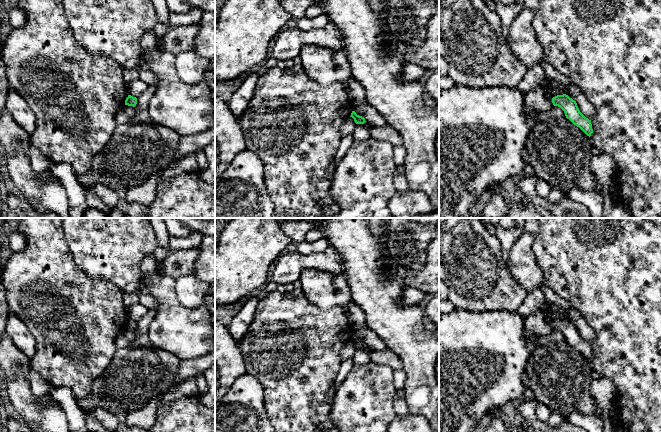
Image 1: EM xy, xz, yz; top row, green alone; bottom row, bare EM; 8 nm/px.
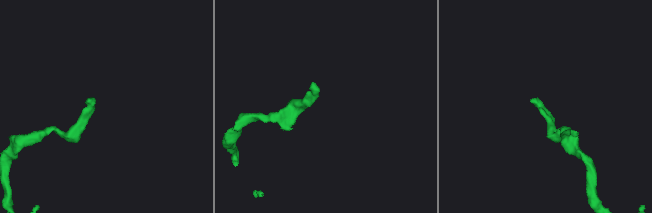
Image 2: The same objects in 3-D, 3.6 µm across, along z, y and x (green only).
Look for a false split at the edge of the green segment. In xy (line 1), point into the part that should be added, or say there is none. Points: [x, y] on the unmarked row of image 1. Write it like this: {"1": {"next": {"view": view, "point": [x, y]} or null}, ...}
{"1": {"next": null}}

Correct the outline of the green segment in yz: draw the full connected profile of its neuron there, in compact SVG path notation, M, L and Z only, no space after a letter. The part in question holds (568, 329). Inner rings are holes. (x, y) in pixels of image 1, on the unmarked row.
M563 318L553 321L552 327L554 330L560 331L564 335L566 342L579 351L587 360L591 360L593 357L591 344L580 336L575 324Z

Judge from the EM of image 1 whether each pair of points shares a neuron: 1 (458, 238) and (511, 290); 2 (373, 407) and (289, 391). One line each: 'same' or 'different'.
1: same
2: different

